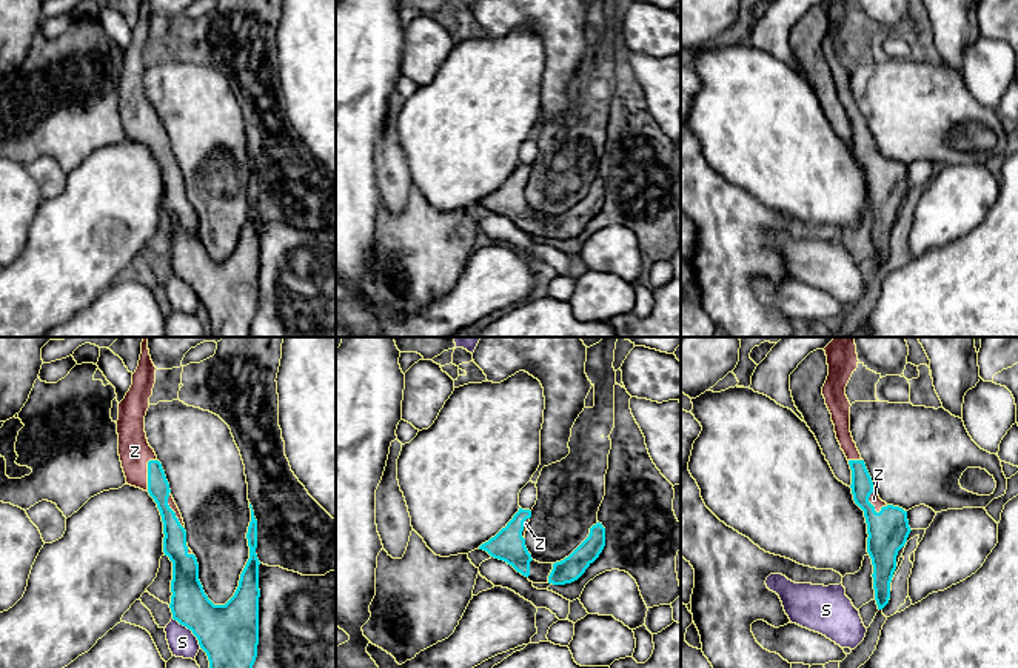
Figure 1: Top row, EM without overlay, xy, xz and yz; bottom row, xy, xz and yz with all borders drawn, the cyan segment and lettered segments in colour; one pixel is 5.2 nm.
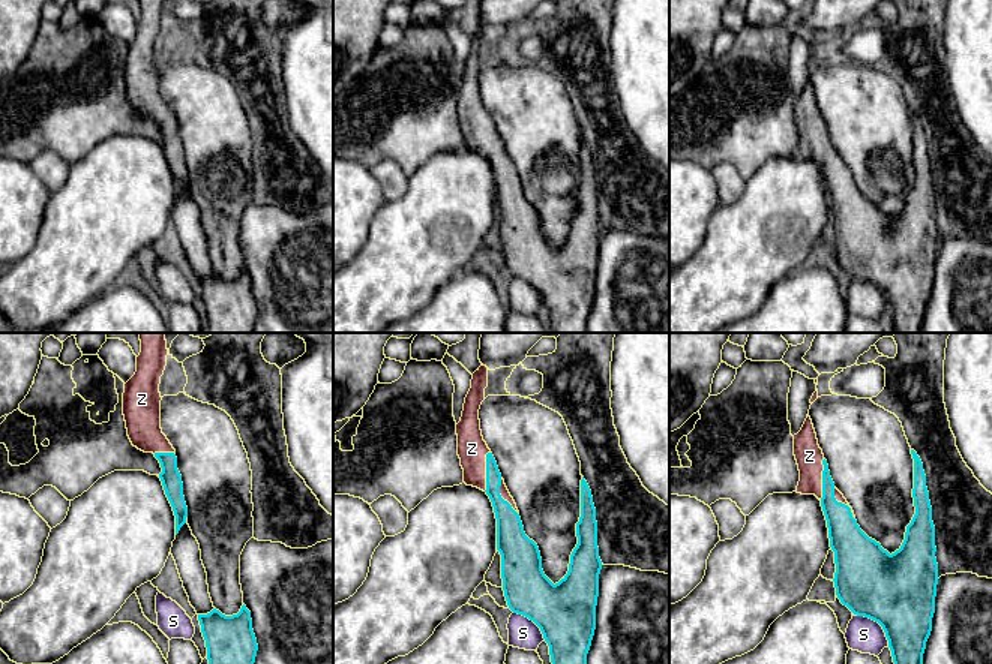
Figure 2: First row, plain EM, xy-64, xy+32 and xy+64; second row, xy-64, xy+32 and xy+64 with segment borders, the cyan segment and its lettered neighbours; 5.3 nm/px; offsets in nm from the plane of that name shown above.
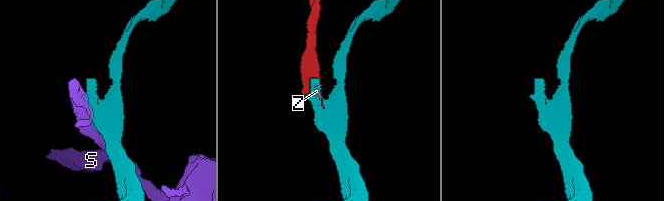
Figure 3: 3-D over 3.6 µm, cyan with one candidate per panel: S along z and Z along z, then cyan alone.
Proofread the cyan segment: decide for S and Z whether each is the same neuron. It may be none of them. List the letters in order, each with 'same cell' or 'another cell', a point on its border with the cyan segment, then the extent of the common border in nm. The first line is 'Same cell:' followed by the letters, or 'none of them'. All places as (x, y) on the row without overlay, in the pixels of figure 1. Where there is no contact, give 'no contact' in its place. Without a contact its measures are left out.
Same cell: Z
S: another cell | xy (190, 283) | 220 nm
Z: same cell | yz (867, 156) | 150 nm

